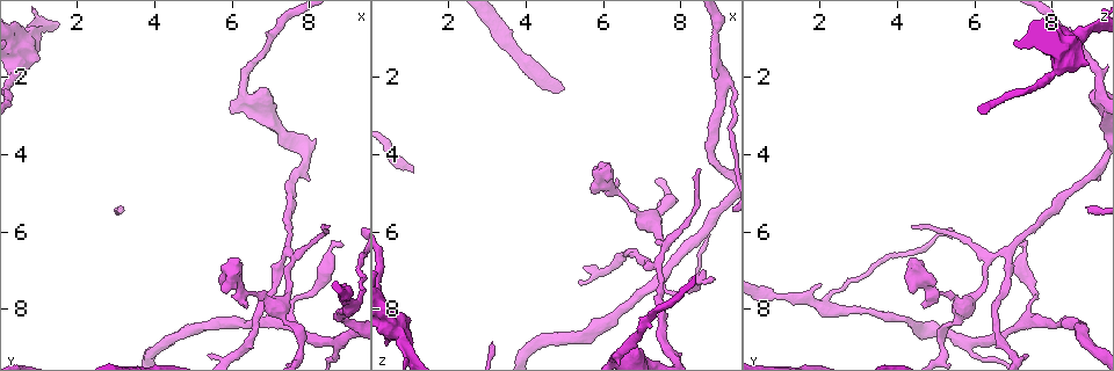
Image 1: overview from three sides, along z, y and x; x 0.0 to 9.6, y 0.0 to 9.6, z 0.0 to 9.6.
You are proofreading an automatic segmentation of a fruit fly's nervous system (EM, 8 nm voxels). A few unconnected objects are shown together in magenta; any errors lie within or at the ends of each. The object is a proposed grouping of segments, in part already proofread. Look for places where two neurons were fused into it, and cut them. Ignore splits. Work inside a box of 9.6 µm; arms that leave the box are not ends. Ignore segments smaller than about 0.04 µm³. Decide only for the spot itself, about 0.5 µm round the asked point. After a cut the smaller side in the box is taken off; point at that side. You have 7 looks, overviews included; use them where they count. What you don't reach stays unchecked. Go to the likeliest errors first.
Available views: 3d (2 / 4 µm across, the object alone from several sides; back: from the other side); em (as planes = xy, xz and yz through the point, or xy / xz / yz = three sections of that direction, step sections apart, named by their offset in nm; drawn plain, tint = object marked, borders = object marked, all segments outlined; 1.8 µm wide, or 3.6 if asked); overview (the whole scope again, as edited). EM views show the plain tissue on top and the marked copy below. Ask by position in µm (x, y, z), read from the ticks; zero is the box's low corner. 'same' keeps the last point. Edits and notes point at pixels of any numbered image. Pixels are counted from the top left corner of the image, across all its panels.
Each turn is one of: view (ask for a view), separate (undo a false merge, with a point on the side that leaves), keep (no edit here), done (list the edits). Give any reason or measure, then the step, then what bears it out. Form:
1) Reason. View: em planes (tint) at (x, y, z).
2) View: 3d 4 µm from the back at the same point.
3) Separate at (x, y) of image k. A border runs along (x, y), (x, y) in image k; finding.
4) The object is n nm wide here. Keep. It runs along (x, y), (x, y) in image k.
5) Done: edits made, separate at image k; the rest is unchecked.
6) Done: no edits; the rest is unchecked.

Arms part here. View: 3d 4 µm at (7.35, 6.40, 6.95).

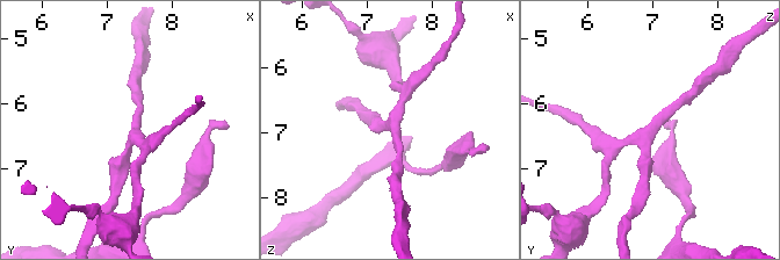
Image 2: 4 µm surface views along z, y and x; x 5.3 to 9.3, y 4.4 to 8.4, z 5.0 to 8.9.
3 arms meet here. View: em xy step 4 (tint) at (7.40, 6.45, 6.95).

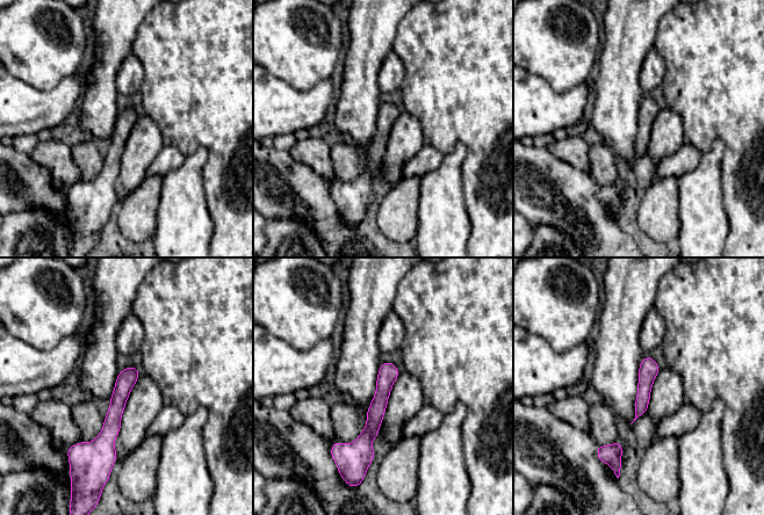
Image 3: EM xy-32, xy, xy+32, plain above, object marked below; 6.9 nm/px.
View: em planes (borders) at the same point.

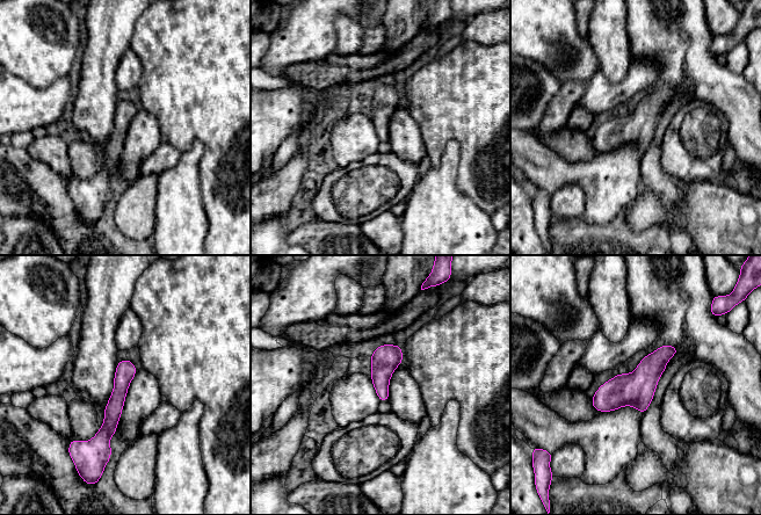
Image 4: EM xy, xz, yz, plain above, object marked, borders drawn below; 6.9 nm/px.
Keep. It runs along (674, 350), (629, 390), (595, 404) in image 4; one neuron here.

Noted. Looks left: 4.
A narrow waist. View: em yz step 16 (tint) at (8.90, 7.65, 0.80).

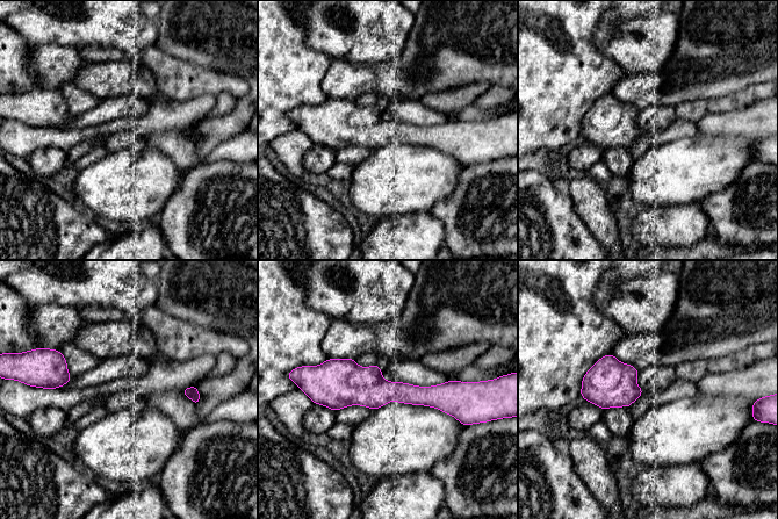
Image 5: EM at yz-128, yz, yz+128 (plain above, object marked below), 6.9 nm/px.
View: em planes (tint) at the same point.

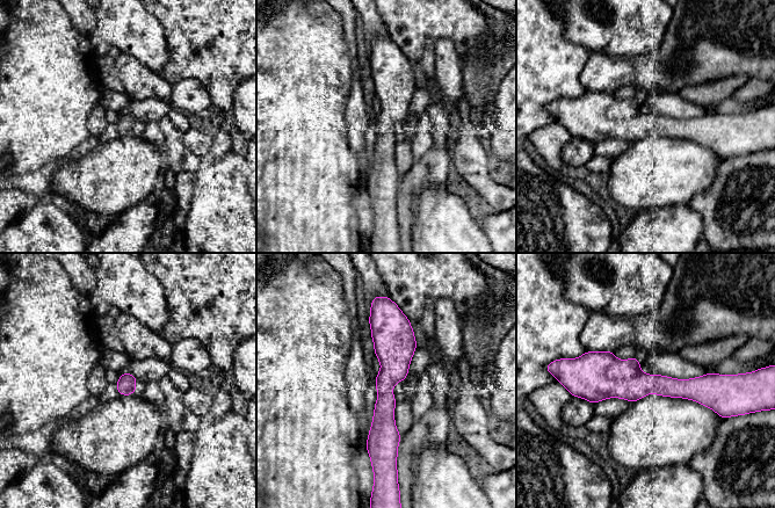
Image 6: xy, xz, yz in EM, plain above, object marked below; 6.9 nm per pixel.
Keep. All the same neuron.

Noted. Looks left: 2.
Abrupt turn. View: em planes (tint) at (7.20, 7.95, 5.70).

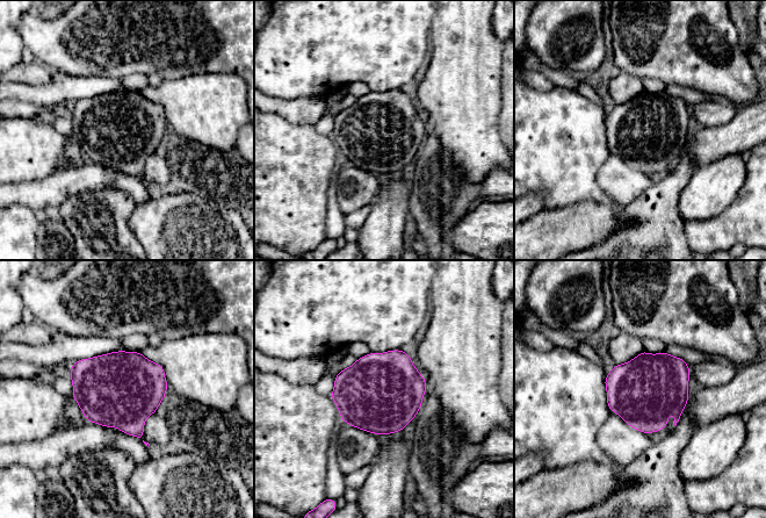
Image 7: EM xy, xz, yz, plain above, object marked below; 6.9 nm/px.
Keep. One neuron here.

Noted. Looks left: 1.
Done: no edits; the rest is unchecked.

